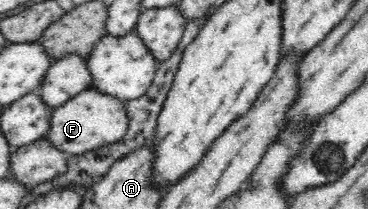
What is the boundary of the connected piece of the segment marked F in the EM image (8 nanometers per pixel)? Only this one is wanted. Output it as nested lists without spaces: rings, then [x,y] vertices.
[[[84,90],[78,95],[68,99],[64,105],[52,109],[48,131],[43,139],[48,140],[50,145],[62,150],[66,155],[83,154],[90,149],[96,149],[104,143],[114,143],[124,137],[128,129],[128,120],[124,105],[127,102],[116,100],[106,94],[100,94],[96,90]]]

